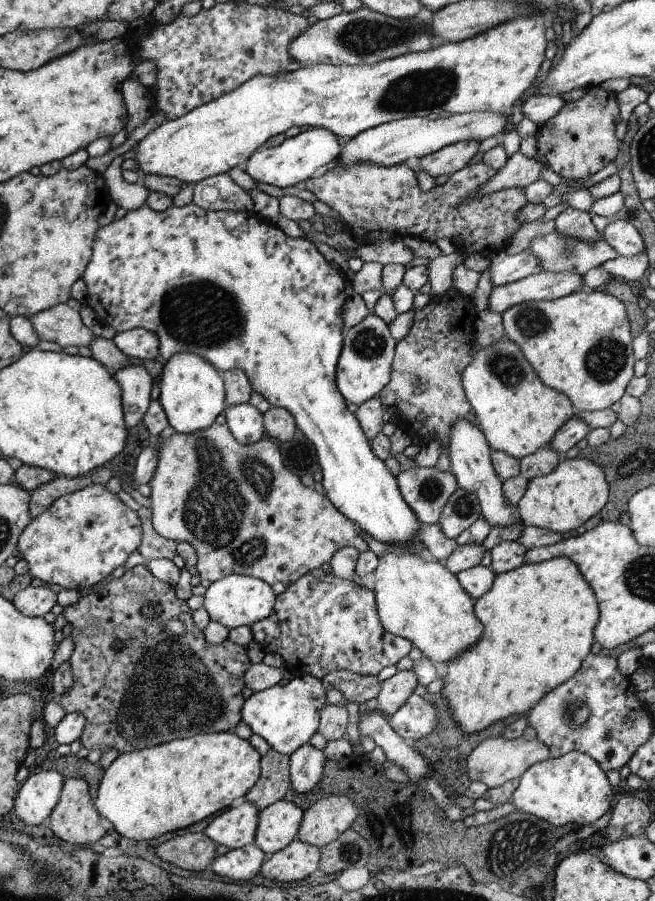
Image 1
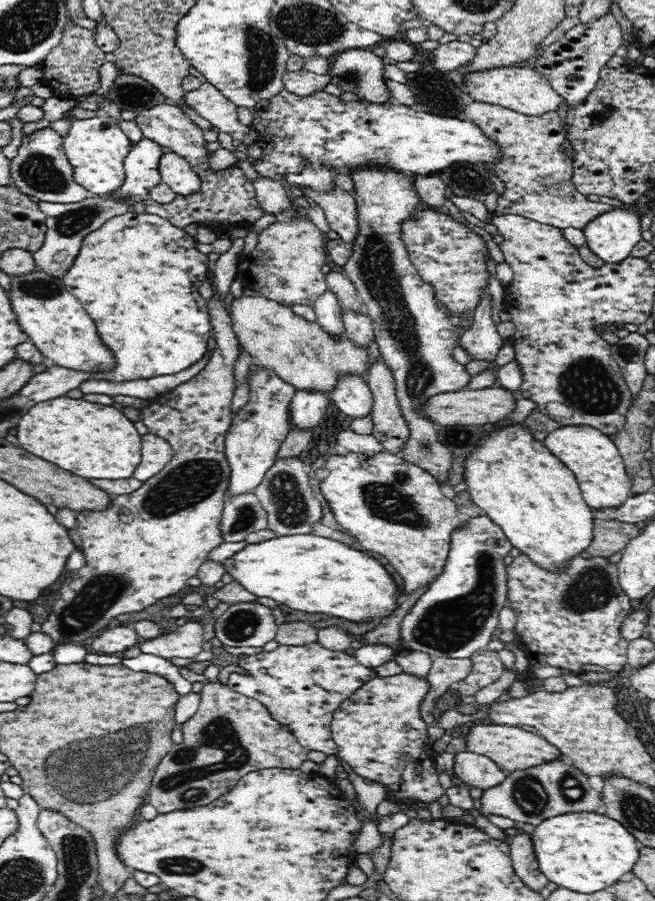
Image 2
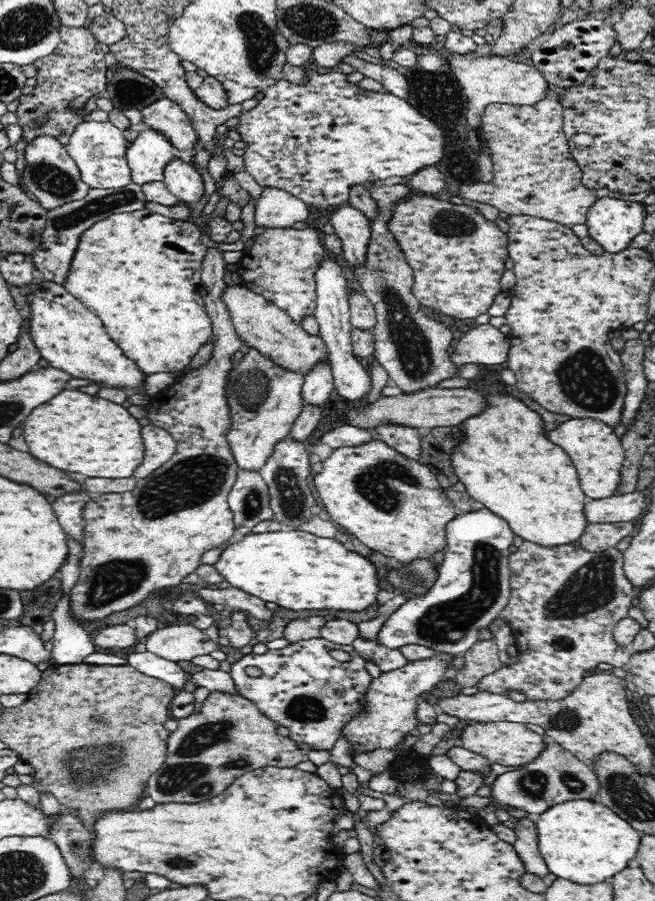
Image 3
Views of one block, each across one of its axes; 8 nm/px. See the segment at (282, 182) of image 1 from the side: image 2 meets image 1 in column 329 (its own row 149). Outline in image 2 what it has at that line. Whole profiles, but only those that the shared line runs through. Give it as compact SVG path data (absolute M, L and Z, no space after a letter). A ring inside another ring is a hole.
M143 136L140 141L133 144L124 159L123 186L109 196L120 199L120 201L134 197L136 197L136 201L147 198L150 190L163 182L160 176L159 162L165 152L167 150L162 145Z

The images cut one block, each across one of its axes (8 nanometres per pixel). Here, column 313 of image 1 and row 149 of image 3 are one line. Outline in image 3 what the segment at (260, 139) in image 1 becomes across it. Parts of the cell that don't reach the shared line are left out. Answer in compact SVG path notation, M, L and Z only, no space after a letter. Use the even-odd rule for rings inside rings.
M84 121L76 126L64 148L75 160L80 169L80 176L89 188L110 190L122 188L132 182L131 168L128 167L126 152L130 142L124 137L124 131L112 124L112 121Z

